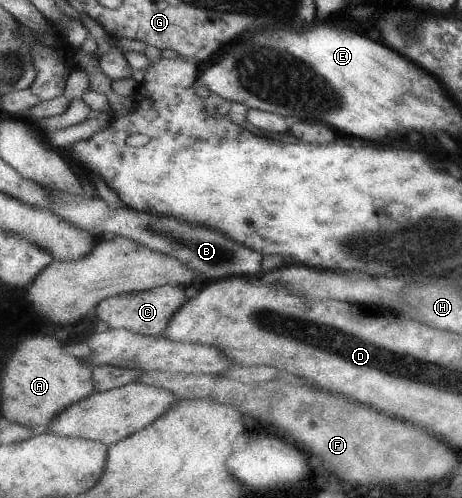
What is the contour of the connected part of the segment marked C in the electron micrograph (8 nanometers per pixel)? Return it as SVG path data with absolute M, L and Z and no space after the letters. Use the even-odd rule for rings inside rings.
M161 285L139 292L128 292L107 297L95 305L96 317L110 329L125 329L132 333L158 337L162 329L171 321L174 311L187 301L181 285Z

